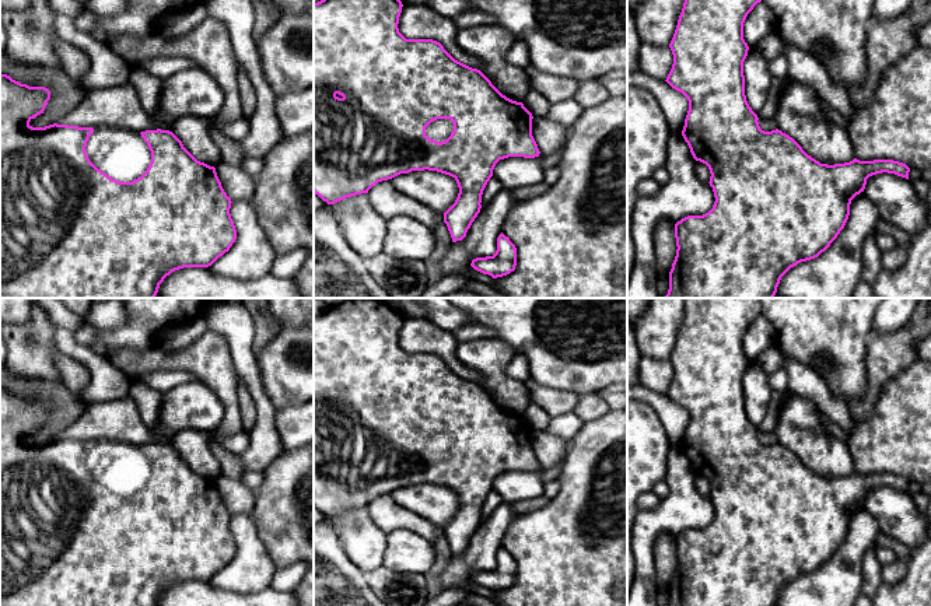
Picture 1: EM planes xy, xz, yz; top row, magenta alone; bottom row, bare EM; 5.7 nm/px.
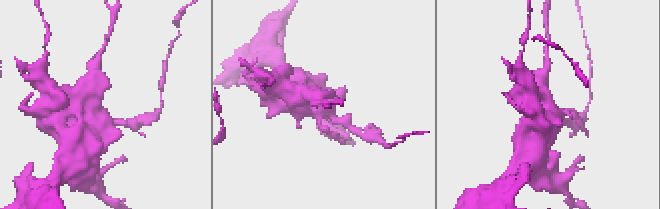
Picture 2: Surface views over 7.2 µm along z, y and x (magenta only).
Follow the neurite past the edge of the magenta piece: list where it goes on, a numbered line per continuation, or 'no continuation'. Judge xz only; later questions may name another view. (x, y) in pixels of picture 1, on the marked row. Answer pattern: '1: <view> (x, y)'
1: xz (440, 129)

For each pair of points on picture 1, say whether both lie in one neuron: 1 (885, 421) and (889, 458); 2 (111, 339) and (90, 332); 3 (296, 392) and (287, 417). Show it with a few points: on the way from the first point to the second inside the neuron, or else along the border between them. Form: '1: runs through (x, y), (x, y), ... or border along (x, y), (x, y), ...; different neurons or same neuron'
1: runs through (889, 430), (889, 449); same neuron
2: border along (98, 330), (97, 340), (90, 347); different neurons
3: border along (298, 403), (276, 410); different neurons

